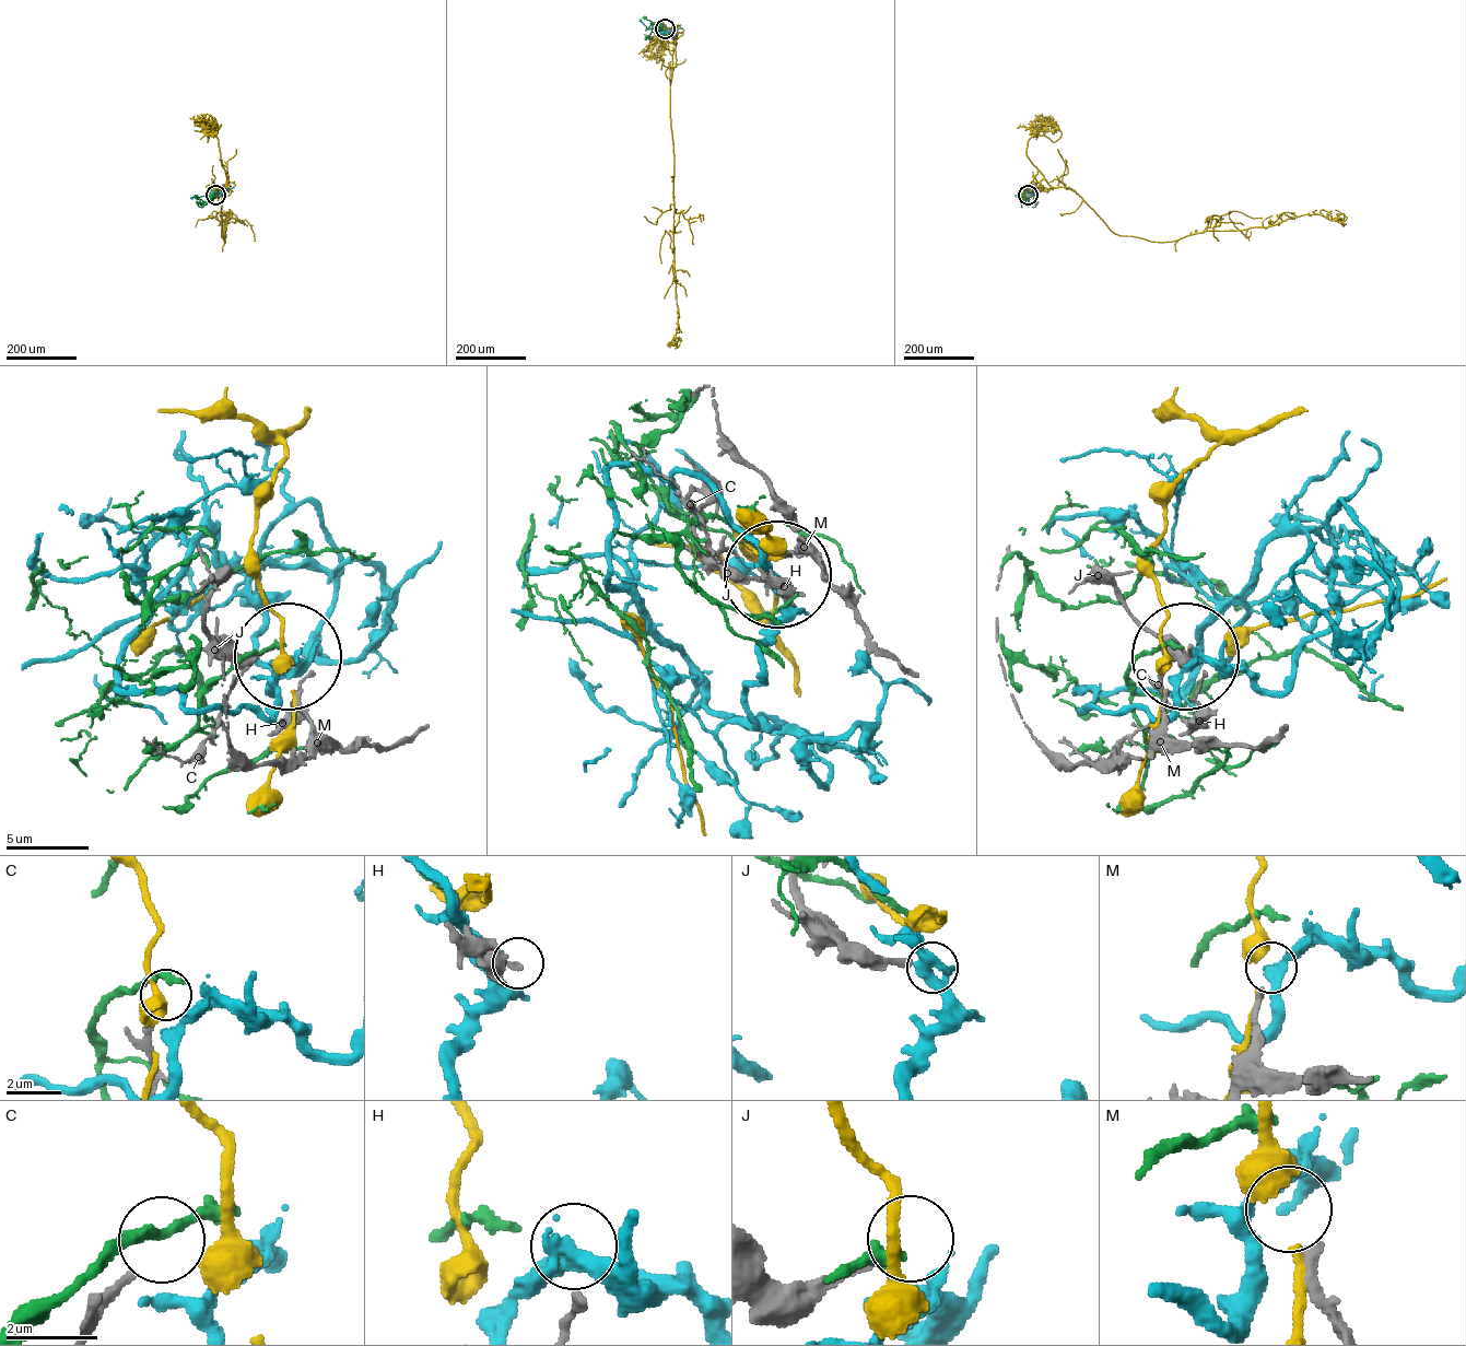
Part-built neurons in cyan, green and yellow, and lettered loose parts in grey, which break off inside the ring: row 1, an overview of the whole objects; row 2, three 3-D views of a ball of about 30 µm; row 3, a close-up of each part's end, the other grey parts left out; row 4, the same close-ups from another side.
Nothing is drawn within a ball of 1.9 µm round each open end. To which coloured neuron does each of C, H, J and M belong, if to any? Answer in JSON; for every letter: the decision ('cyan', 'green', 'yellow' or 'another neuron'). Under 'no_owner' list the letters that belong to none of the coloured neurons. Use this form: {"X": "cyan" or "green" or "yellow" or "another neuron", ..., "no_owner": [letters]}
{"C": "another neuron", "H": "another neuron", "J": "another neuron", "M": "another neuron", "no_owner": ["C", "H", "J", "M"]}

